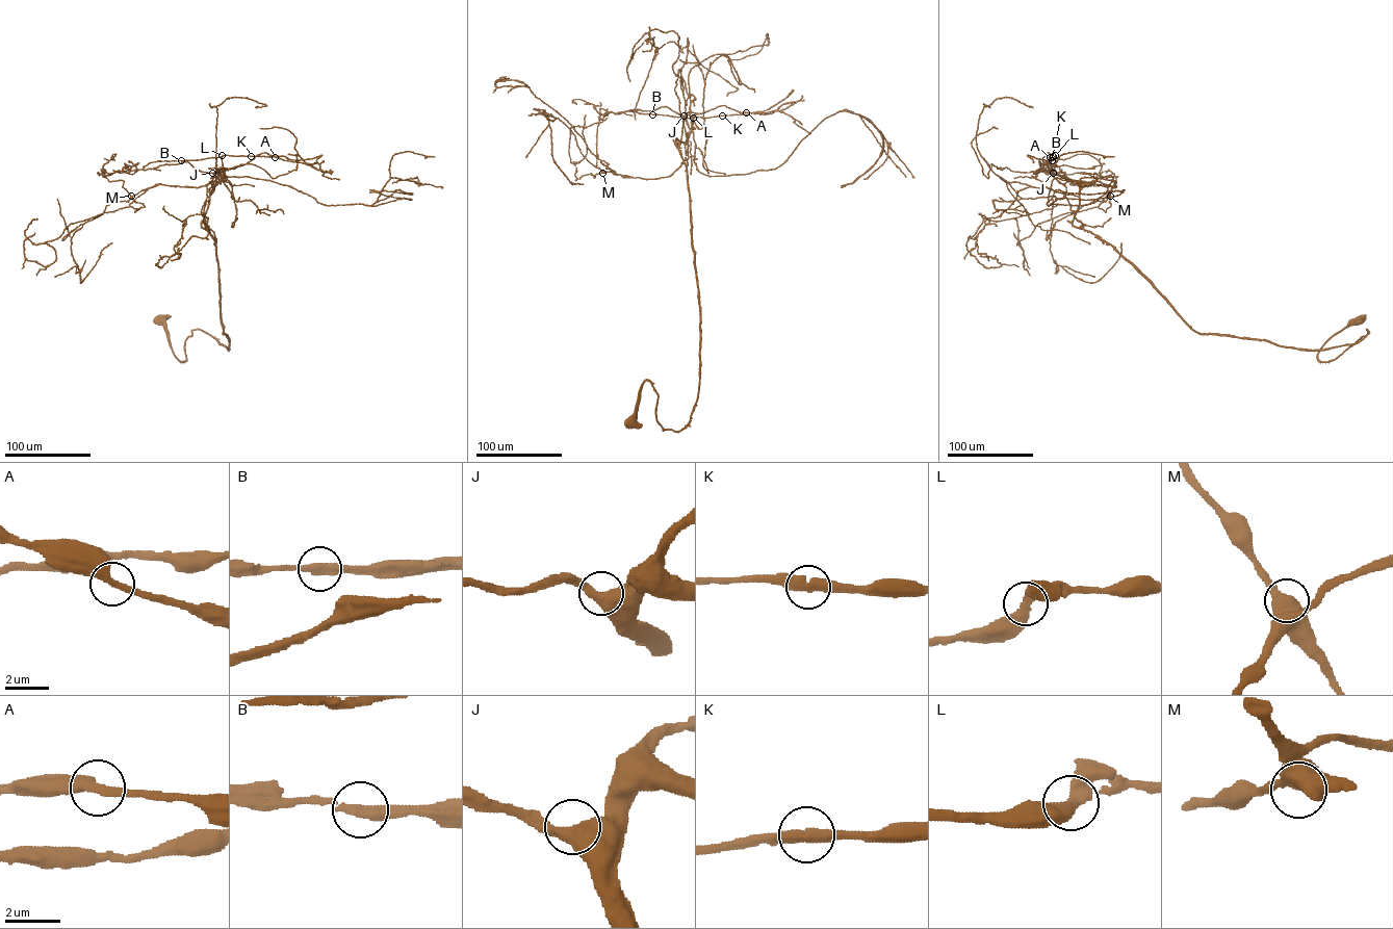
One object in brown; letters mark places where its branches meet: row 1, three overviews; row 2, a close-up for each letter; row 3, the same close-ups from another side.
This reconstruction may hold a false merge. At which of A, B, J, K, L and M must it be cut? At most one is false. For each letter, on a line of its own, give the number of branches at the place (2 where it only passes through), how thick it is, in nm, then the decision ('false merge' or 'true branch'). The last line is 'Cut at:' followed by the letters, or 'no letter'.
A: 2 | 320 nm | true branch
B: 2 | 400 nm | true branch
J: 2 | 550 nm | true branch
K: 2 | 440 nm | true branch
L: 2 | 400 nm | true branch
M: 2 | 550 nm | true branch
Cut at: no letter

